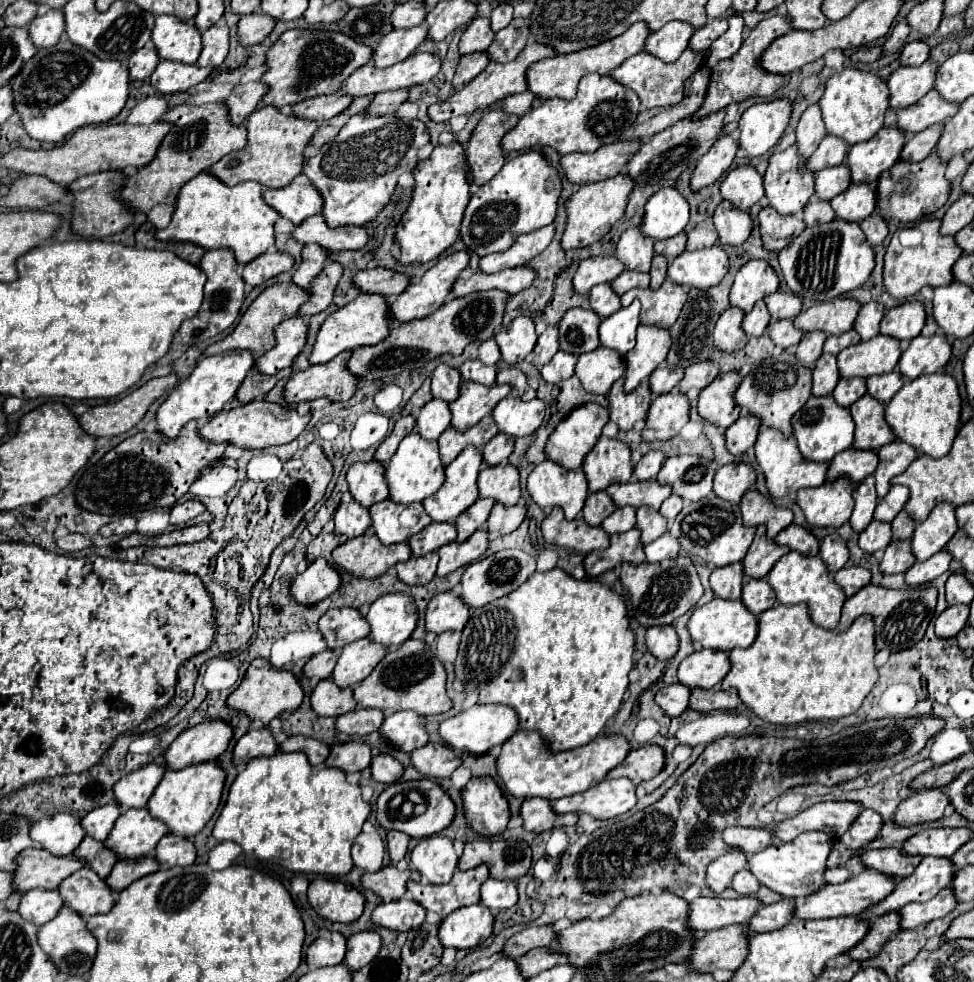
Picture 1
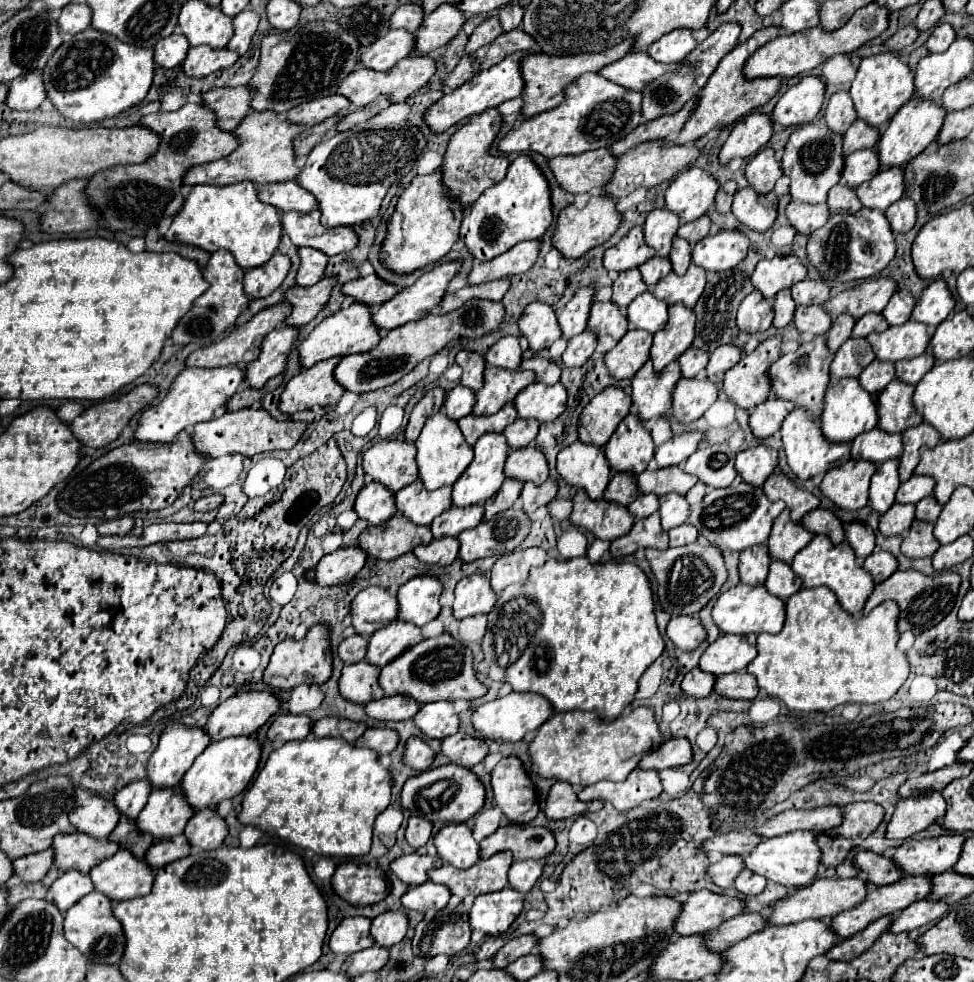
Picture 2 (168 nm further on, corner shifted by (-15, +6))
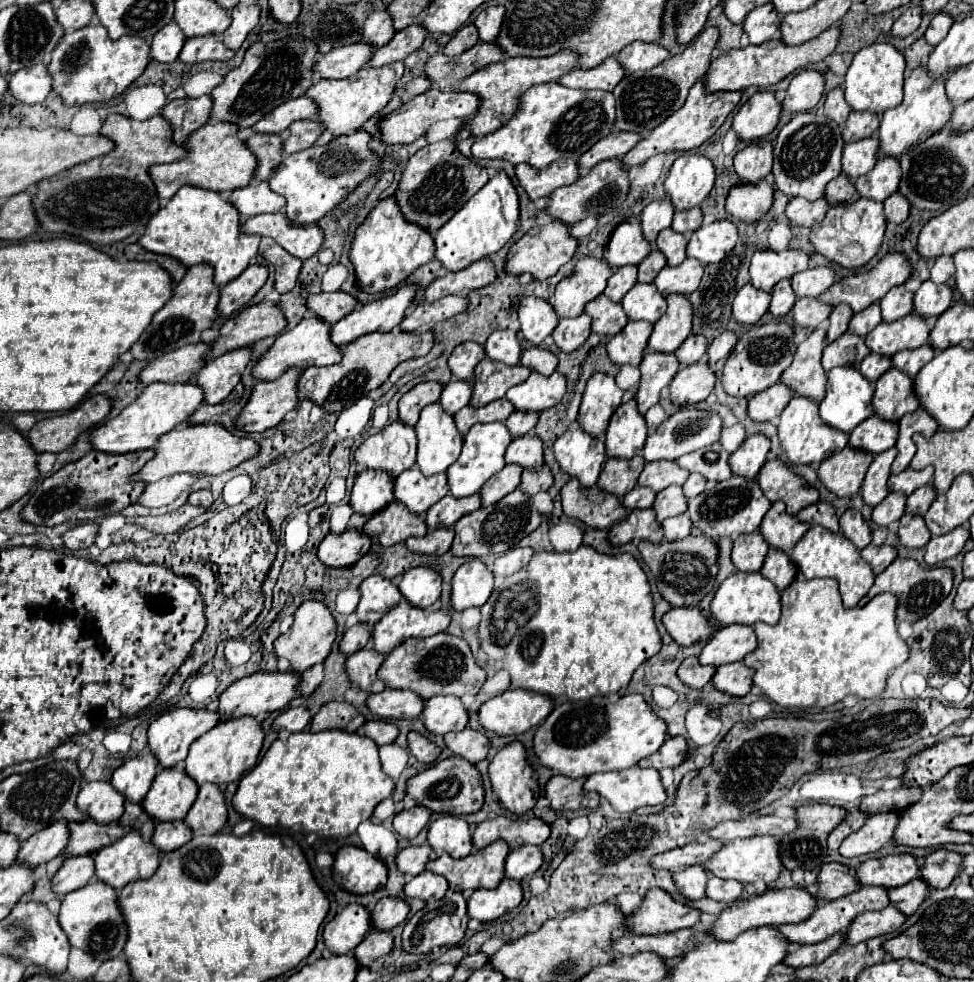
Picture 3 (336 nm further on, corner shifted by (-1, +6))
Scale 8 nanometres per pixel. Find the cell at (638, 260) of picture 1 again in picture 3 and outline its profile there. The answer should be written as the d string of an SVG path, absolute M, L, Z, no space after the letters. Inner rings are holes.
M659 199L659 201L653 201L649 203L643 213L641 213L641 223L643 223L643 235L645 239L655 247L655 239L659 235L661 229L665 227L671 227L671 221L673 221L673 213L675 213L675 207L669 199Z

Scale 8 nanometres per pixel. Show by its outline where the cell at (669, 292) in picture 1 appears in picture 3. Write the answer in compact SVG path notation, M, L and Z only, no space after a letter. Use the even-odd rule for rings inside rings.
M687 257L677 267L661 269L655 279L655 285L663 297L667 297L671 293L689 295L689 293L693 293L693 289L697 289L701 277L703 277L703 265L697 259Z

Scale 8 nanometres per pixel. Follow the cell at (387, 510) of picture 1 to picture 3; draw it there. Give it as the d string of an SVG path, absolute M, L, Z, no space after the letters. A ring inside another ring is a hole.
M411 465L395 479L395 499L405 503L413 513L425 513L447 493L449 485L445 473L425 477L417 465Z

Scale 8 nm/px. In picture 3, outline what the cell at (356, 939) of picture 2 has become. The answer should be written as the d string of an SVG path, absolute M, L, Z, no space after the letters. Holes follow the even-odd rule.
M363 905L343 907L323 929L325 947L333 955L347 955L369 935L371 915Z

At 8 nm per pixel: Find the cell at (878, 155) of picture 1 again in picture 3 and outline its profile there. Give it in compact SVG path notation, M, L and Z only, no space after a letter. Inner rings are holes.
M917 67L913 73L905 79L905 99L901 105L887 109L881 119L879 127L879 139L881 139L881 151L883 155L899 157L907 149L919 145L939 129L943 129L953 113L953 103L949 101L945 93L945 79L933 77L927 67Z

